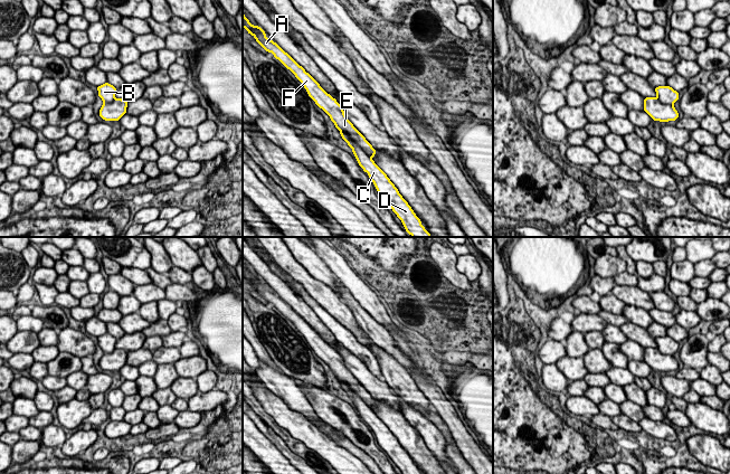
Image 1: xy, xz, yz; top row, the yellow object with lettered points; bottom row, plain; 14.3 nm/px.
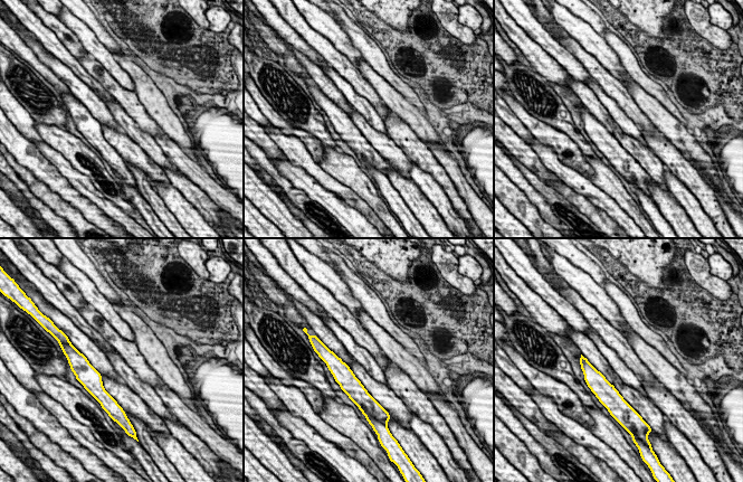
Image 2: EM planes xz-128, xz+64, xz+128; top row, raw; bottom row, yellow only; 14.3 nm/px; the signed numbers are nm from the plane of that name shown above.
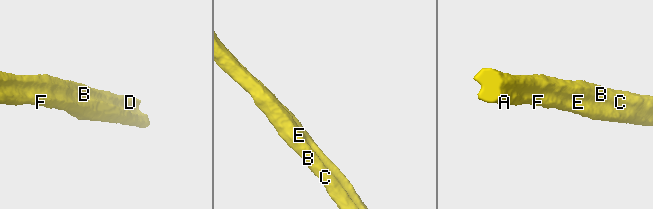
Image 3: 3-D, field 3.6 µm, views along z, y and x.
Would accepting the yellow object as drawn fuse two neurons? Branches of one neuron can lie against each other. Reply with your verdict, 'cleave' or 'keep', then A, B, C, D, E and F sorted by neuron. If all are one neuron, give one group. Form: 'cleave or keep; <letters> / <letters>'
cleave; A E F / B C D

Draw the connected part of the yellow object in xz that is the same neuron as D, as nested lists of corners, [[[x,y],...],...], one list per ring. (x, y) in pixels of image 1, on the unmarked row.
[[[340,382],[342,389],[352,399],[354,408],[360,418],[368,424],[380,447],[388,454],[402,474],[421,474],[408,453],[399,444],[387,425],[375,414],[375,411],[357,396],[344,382]]]

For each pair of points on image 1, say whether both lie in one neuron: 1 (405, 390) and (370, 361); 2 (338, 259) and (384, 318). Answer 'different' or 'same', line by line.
1: different
2: same

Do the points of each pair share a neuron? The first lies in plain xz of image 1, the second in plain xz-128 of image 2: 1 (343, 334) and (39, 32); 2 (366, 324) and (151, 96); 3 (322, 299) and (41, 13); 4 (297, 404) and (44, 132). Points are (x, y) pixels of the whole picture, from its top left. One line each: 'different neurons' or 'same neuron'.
1: same neuron
2: different neurons
3: same neuron
4: different neurons

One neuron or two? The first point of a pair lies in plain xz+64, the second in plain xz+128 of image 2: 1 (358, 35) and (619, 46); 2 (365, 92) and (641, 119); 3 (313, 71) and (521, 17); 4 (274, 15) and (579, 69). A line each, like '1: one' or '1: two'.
1: one
2: one
3: two
4: one

